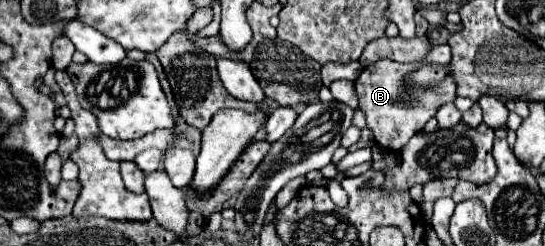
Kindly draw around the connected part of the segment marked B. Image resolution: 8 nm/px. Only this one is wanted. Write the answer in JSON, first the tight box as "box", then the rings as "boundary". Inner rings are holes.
{"box":[355,59,455,151],"boundary":[[[379,59],[377,63],[365,67],[361,75],[355,81],[359,107],[365,111],[367,127],[373,129],[375,141],[381,143],[389,151],[401,149],[415,133],[419,133],[425,123],[435,117],[437,109],[449,101],[455,99],[455,81],[447,77],[439,87],[433,89],[417,89],[417,87],[405,87],[403,77],[411,71],[415,71],[419,63],[397,63],[391,59]],[[401,91],[405,91],[407,97],[401,97]]]}

